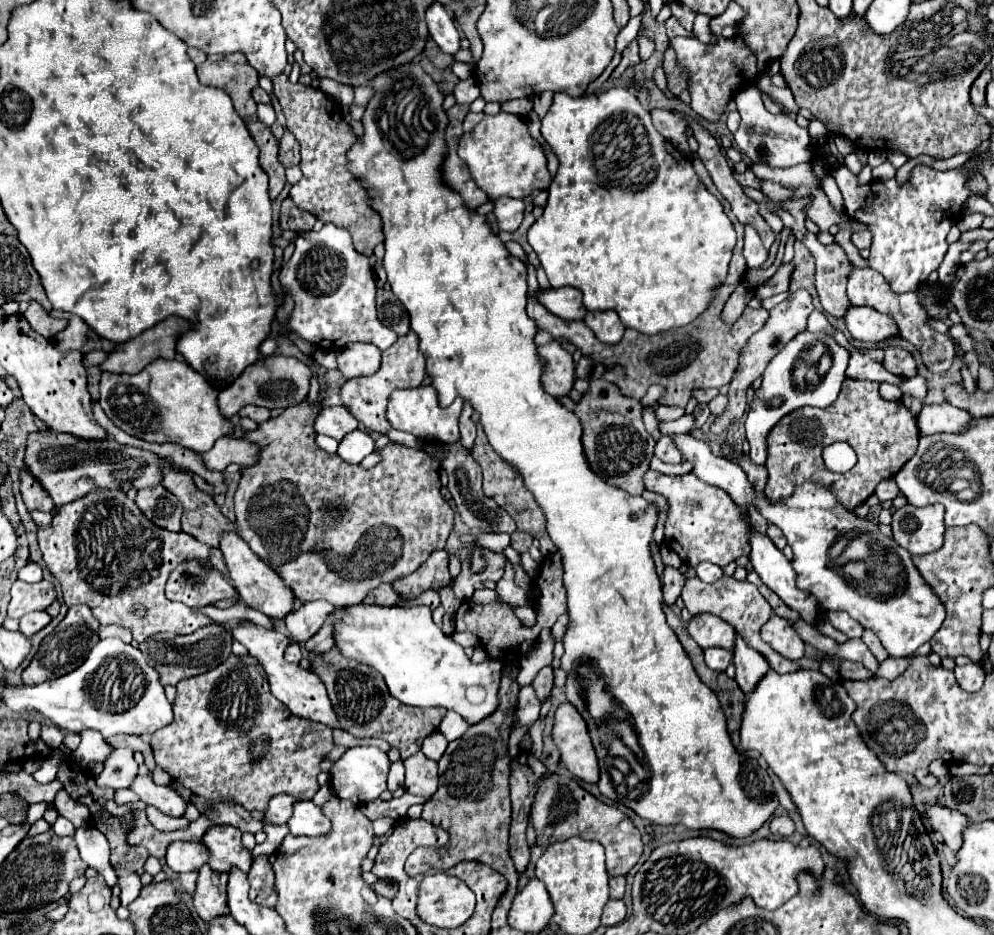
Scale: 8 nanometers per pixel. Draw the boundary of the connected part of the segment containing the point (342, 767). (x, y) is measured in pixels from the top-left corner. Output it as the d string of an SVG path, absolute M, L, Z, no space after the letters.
M353 746L347 748L339 760L329 770L331 788L337 798L351 800L353 804L365 804L379 798L387 790L387 772L389 772L389 758L375 746Z

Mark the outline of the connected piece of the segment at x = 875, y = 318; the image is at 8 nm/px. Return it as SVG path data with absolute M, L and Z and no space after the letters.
M849 306L843 320L849 334L857 340L881 342L899 334L897 324L887 314L881 314L869 306Z

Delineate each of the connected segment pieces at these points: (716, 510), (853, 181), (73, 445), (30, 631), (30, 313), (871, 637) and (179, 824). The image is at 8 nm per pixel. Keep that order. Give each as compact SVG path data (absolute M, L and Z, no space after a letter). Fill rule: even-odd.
M649 470L645 474L645 488L663 494L669 500L669 516L665 522L665 540L667 546L679 554L683 564L695 568L701 562L713 562L719 566L727 566L739 556L747 556L747 538L745 524L739 516L737 504L723 492L711 484L703 484L693 474L683 476L665 476Z
M817 152L813 174L817 178L831 174L843 194L845 212L849 214L849 218L869 224L869 230L873 234L873 244L867 264L869 268L883 274L893 292L917 290L927 282L929 274L939 268L949 248L945 238L951 226L961 216L963 204L971 196L971 192L967 192L967 188L963 186L967 178L967 172L963 168L939 172L925 164L917 164L911 172L911 178L903 186L899 186L895 180L887 182L871 180L865 186L857 186L857 176L849 172L847 166L831 170L825 164L823 156Z
M37 430L27 436L25 448L27 472L41 484L41 488L51 496L55 508L75 502L87 496L95 488L109 488L127 492L131 488L151 488L163 482L163 472L173 468L167 458L161 458L149 450L117 444L113 438L105 440L81 440L73 434Z
M29 612L21 618L21 626L19 630L29 638L33 636L35 632L39 632L41 628L45 628L47 624L51 622L51 616L47 612Z
M29 302L29 308L23 312L23 316L27 318L27 322L31 324L31 328L35 332L39 332L45 338L55 336L57 332L61 332L67 326L65 318L53 318L49 312L43 310L43 306L39 302Z
M863 630L863 636L861 636L861 640L869 646L869 650L875 654L875 658L879 660L879 662L883 662L885 658L887 658L887 652L883 652L883 646L879 644L879 638L871 632L871 630Z
M147 806L147 818L151 820L151 824L157 830L179 830L179 828L185 828L189 824L187 818L171 818L171 816L165 816L163 812L159 812L153 806Z

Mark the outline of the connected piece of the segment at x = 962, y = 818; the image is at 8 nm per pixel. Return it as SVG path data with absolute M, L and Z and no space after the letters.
M925 804L925 816L927 822L935 832L943 836L943 842L955 850L961 844L961 832L967 826L967 816L959 810L951 810L947 806L927 806Z

